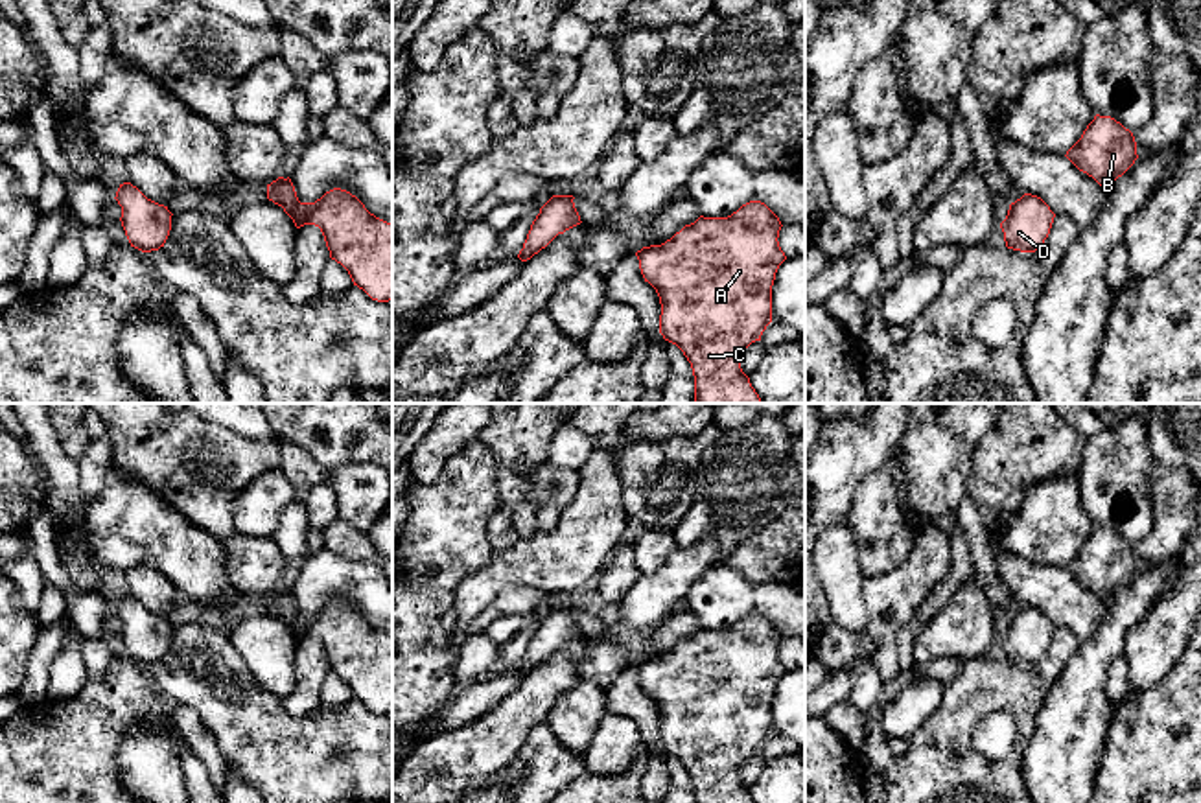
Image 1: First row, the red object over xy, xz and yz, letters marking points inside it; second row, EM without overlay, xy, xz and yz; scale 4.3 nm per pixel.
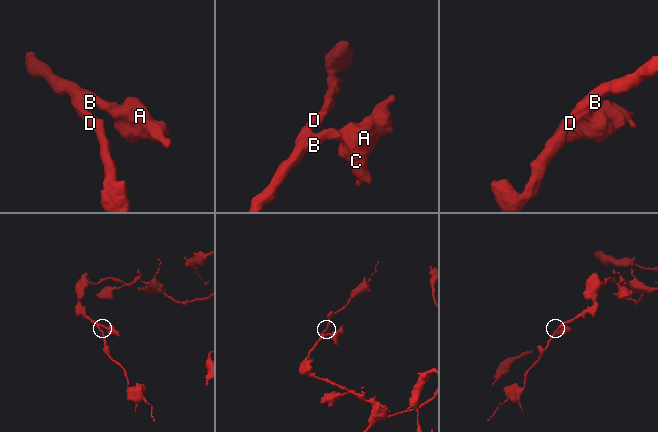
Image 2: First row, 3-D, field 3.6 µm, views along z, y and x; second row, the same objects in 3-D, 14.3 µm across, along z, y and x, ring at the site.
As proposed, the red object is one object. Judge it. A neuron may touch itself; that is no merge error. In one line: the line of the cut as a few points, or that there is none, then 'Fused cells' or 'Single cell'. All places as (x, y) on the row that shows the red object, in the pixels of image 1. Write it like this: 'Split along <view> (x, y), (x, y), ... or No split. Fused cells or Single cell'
No split. Single cell

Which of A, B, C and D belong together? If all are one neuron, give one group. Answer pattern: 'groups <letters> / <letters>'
groups A B C D

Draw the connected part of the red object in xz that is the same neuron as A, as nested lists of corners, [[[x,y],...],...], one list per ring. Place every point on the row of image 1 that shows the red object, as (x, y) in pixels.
[[[750,201],[728,217],[700,215],[665,243],[635,252],[659,297],[659,333],[691,363],[694,403],[763,403],[740,368],[740,354],[772,322],[772,285],[787,260],[777,241],[781,227],[764,203]]]

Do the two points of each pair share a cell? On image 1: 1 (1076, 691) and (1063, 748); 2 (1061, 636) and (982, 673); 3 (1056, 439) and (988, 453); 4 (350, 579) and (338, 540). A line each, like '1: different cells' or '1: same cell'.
1: same cell
2: different cells
3: same cell
4: different cells

